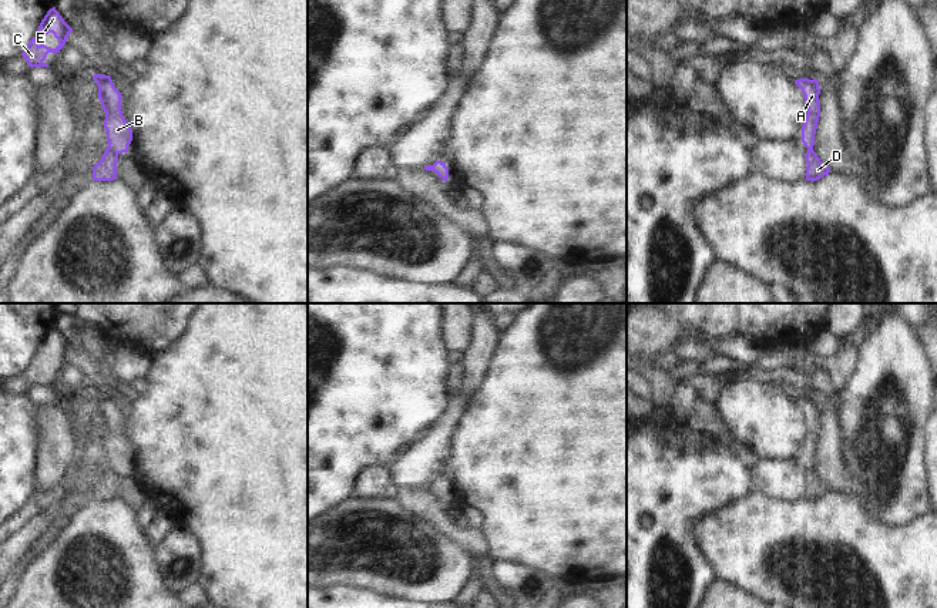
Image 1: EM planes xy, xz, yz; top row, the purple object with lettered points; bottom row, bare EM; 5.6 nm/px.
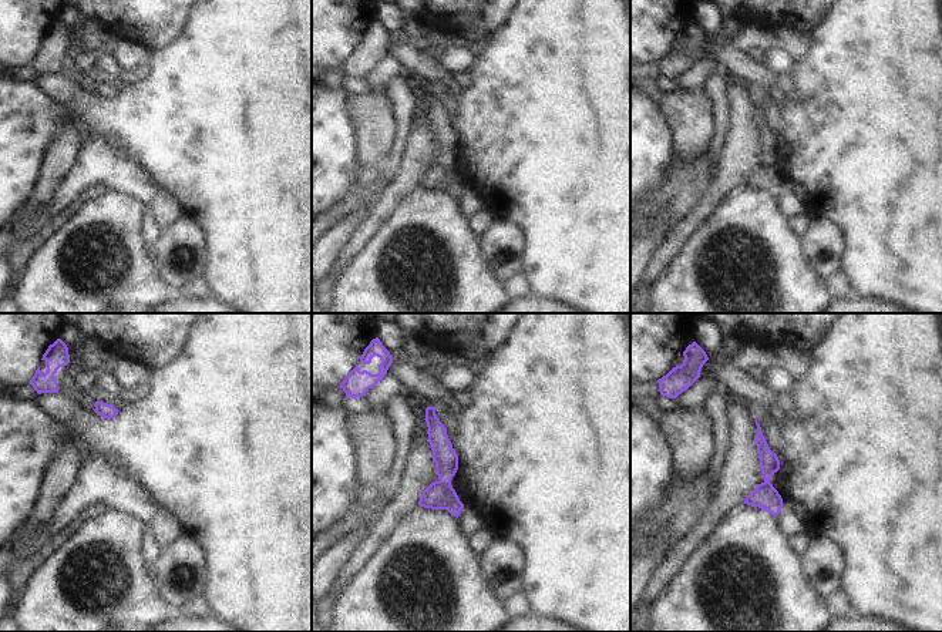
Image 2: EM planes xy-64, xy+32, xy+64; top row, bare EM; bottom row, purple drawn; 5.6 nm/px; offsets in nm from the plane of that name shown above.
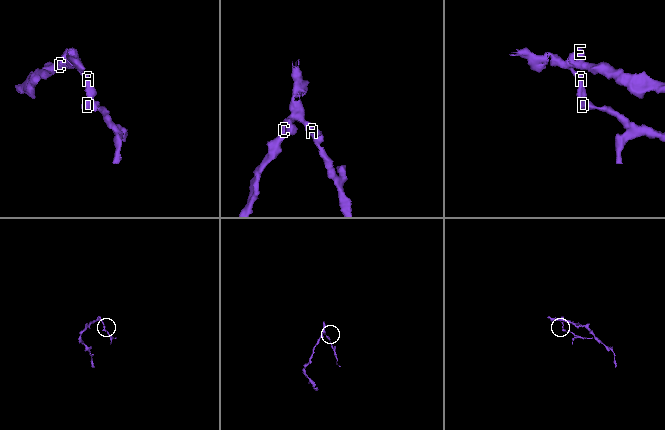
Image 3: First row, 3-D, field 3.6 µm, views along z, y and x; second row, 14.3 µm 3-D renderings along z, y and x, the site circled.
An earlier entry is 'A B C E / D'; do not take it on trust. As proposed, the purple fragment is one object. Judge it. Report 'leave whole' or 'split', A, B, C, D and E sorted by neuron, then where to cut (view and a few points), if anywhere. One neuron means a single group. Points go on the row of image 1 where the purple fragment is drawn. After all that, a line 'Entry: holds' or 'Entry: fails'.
split; groups A B C E / D; cut xy (108, 145), (118, 153)
Entry: holds

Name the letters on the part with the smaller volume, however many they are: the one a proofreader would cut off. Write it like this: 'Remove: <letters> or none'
Remove: D

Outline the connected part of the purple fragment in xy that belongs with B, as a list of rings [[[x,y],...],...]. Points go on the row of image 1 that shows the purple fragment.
[[[94,74],[93,80],[98,85],[98,98],[105,112],[104,128],[107,142],[118,154],[128,152],[132,141],[132,130],[121,111],[121,93],[114,87],[110,75]]]

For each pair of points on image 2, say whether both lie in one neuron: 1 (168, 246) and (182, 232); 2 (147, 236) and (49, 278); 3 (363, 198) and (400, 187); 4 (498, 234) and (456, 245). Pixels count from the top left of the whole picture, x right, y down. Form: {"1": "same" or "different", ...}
{"1": "same", "2": "different", "3": "different", "4": "different"}

